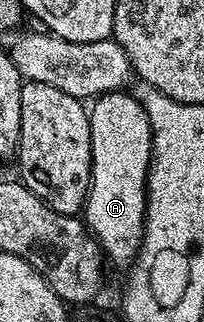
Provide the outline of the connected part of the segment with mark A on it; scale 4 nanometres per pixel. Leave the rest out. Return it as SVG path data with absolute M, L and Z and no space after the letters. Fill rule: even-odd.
M104 93L91 103L90 144L92 183L84 202L82 221L100 243L105 259L127 267L144 241L144 213L148 207L148 166L152 163L150 120L131 93Z

